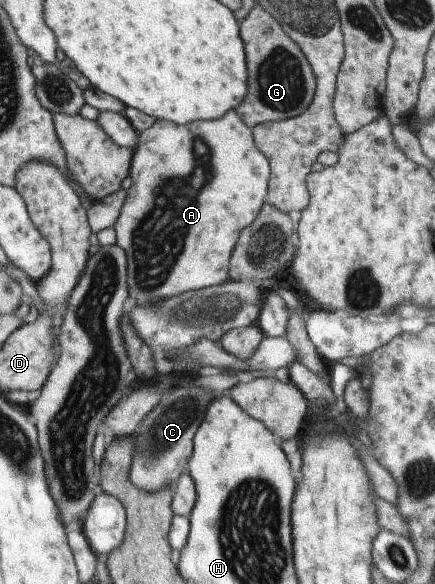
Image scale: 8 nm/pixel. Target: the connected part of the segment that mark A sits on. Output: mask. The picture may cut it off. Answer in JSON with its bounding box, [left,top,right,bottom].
[116,110,272,312]

